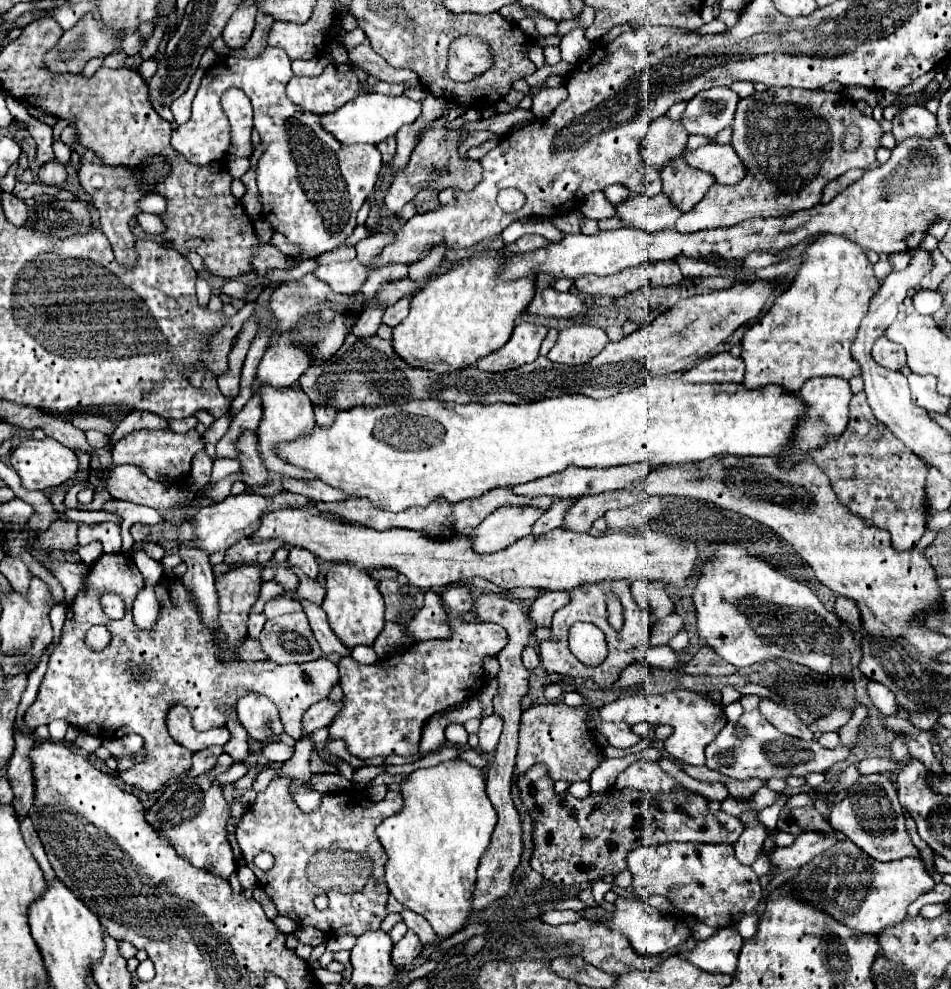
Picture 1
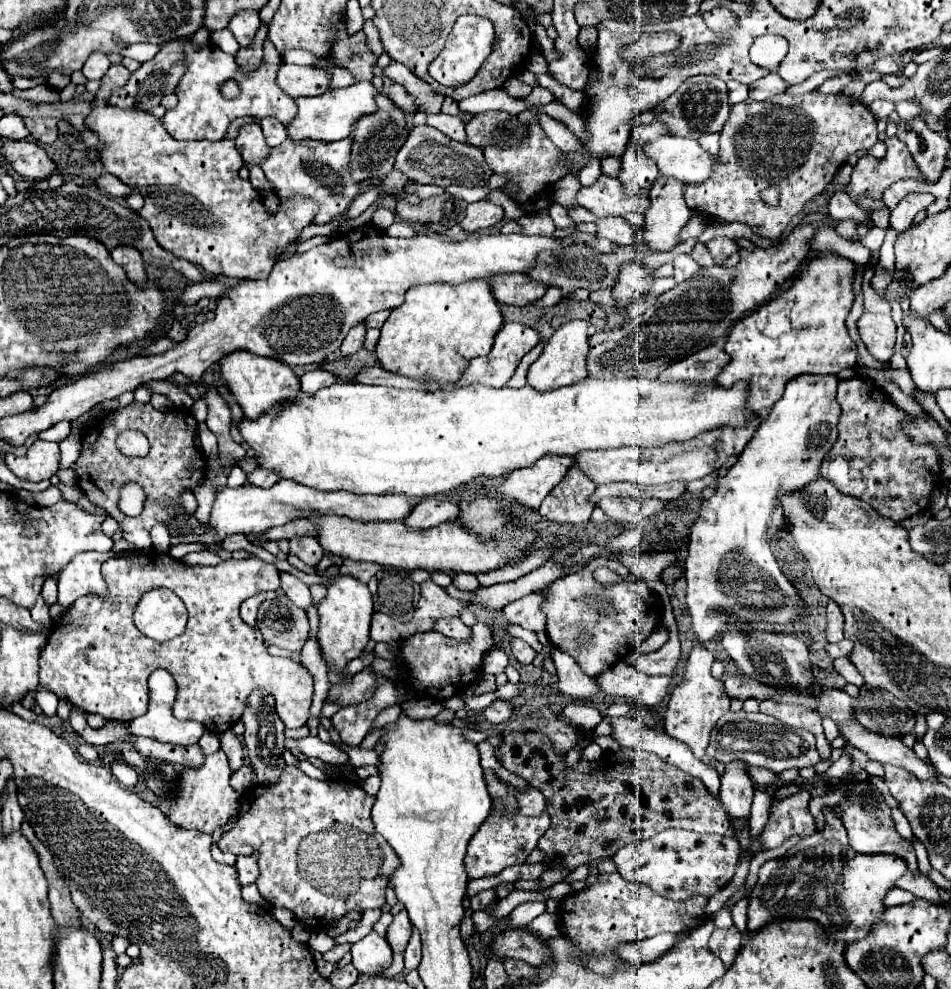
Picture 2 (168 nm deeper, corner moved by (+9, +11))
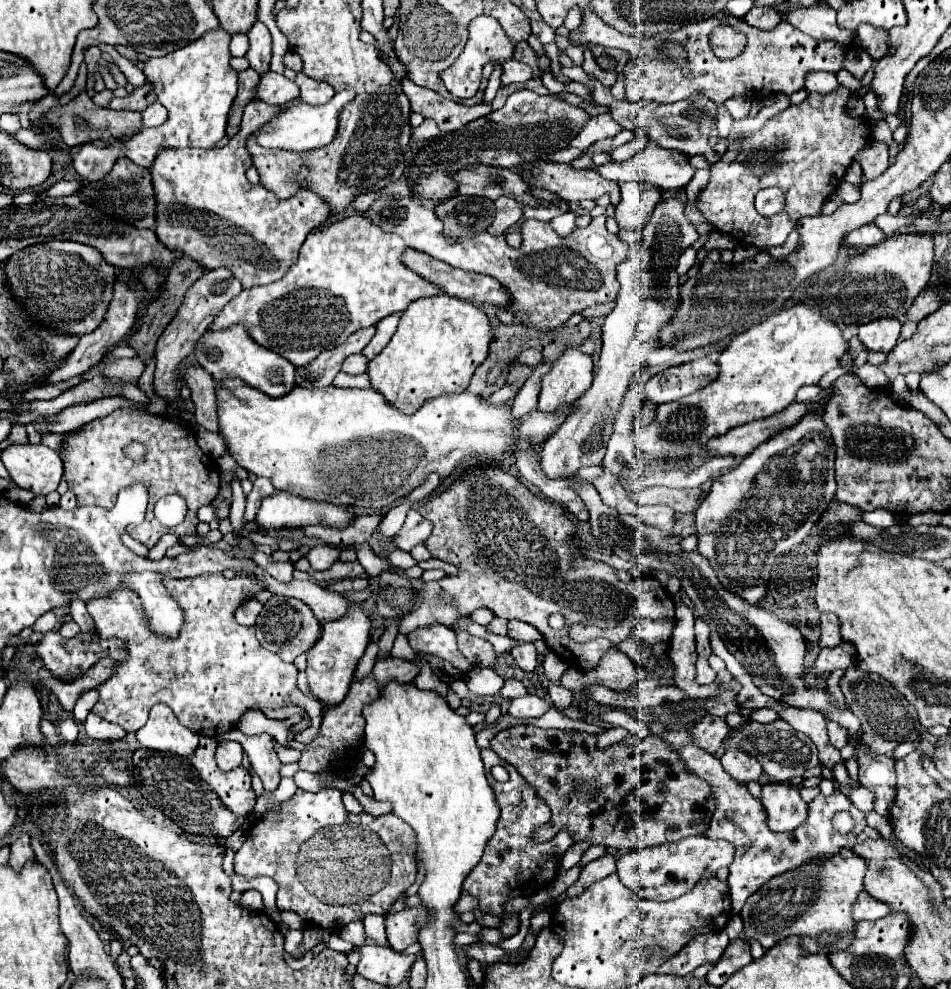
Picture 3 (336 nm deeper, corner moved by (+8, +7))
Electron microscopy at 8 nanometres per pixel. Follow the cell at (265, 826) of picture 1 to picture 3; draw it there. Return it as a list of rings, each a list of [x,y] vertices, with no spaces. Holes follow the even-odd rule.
[[[298,789],[278,813],[246,833],[242,849],[234,855],[234,869],[244,877],[272,877],[278,883],[280,911],[292,911],[310,925],[338,931],[368,913],[384,915],[414,883],[412,829],[394,813],[380,817],[348,813],[338,789],[320,793]]]

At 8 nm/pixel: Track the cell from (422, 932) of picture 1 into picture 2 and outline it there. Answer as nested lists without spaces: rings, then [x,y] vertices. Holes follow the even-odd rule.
[[[415,929],[405,949],[405,969],[417,969],[419,961],[421,961],[421,935],[419,929]]]

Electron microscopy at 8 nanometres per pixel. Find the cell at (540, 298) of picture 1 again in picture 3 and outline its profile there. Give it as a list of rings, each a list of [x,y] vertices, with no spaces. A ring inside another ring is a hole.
[[[414,249],[404,251],[404,265],[408,265],[408,269],[412,269],[414,273],[420,273],[420,277],[424,277],[426,281],[432,281],[432,285],[442,289],[446,295],[460,297],[460,299],[466,299],[466,301],[472,301],[472,303],[492,303],[496,307],[506,307],[510,303],[508,291],[494,277],[462,271],[458,267],[452,267],[444,261],[436,261],[434,257],[428,257],[426,253],[420,253],[420,251],[414,251]]]

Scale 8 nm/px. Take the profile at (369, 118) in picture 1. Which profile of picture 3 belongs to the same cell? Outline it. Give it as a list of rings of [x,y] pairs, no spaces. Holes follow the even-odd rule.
[[[342,91],[342,93],[336,93],[324,105],[308,105],[300,97],[296,97],[296,101],[290,101],[288,107],[284,111],[280,111],[270,123],[266,123],[258,131],[254,131],[254,139],[262,147],[286,149],[286,151],[308,151],[308,149],[326,147],[334,139],[334,135],[338,131],[338,115],[340,115],[340,109],[352,97],[354,97],[352,91]]]

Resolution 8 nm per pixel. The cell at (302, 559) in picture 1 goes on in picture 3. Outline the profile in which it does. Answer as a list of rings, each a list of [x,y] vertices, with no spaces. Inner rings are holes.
[[[316,545],[312,547],[312,551],[306,555],[306,559],[310,561],[310,565],[316,571],[326,571],[330,569],[340,557],[340,549],[334,545]]]

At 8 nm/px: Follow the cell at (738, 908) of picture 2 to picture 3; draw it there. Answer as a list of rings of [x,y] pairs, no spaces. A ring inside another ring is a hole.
[[[732,915],[730,917],[730,921],[728,921],[728,925],[726,925],[726,933],[728,933],[728,937],[730,937],[730,941],[736,941],[738,939],[738,935],[742,933],[742,919],[740,919],[740,915]]]

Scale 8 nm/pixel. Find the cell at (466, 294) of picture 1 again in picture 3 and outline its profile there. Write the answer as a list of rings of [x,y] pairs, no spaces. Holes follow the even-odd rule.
[[[446,293],[428,299],[418,299],[410,303],[408,309],[404,311],[390,343],[382,349],[378,357],[374,357],[368,363],[370,385],[378,393],[382,393],[390,405],[396,405],[396,409],[404,409],[404,413],[412,413],[412,409],[420,409],[420,405],[428,399],[440,397],[444,393],[466,391],[472,373],[488,355],[490,337],[492,337],[490,321],[474,303],[450,297]]]

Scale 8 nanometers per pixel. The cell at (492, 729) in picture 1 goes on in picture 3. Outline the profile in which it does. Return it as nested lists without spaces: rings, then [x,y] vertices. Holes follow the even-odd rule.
[[[528,693],[524,697],[514,699],[512,705],[510,705],[510,709],[508,709],[508,713],[512,717],[542,717],[548,709],[550,709],[548,701],[532,695],[532,693]]]

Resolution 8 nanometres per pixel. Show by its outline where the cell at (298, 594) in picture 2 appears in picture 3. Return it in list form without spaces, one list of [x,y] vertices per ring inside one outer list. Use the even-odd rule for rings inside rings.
[[[256,551],[252,555],[252,559],[266,569],[266,573],[270,573],[274,579],[278,581],[292,581],[292,571],[294,571],[294,565],[290,561],[276,561],[272,559],[272,555],[266,555],[266,553],[260,553]]]

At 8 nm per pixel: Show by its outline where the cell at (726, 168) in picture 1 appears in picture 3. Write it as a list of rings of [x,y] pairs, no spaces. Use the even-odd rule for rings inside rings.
[[[650,143],[646,149],[642,149],[640,153],[634,153],[628,161],[624,163],[606,163],[602,167],[596,167],[596,171],[604,177],[604,179],[610,179],[610,181],[616,181],[616,183],[626,183],[626,181],[640,181],[640,183],[650,183],[650,185],[656,185],[658,189],[662,191],[678,191],[678,189],[684,189],[688,185],[688,181],[694,177],[694,167],[690,165],[690,161],[680,153],[680,151],[668,151],[660,145],[654,145]]]

